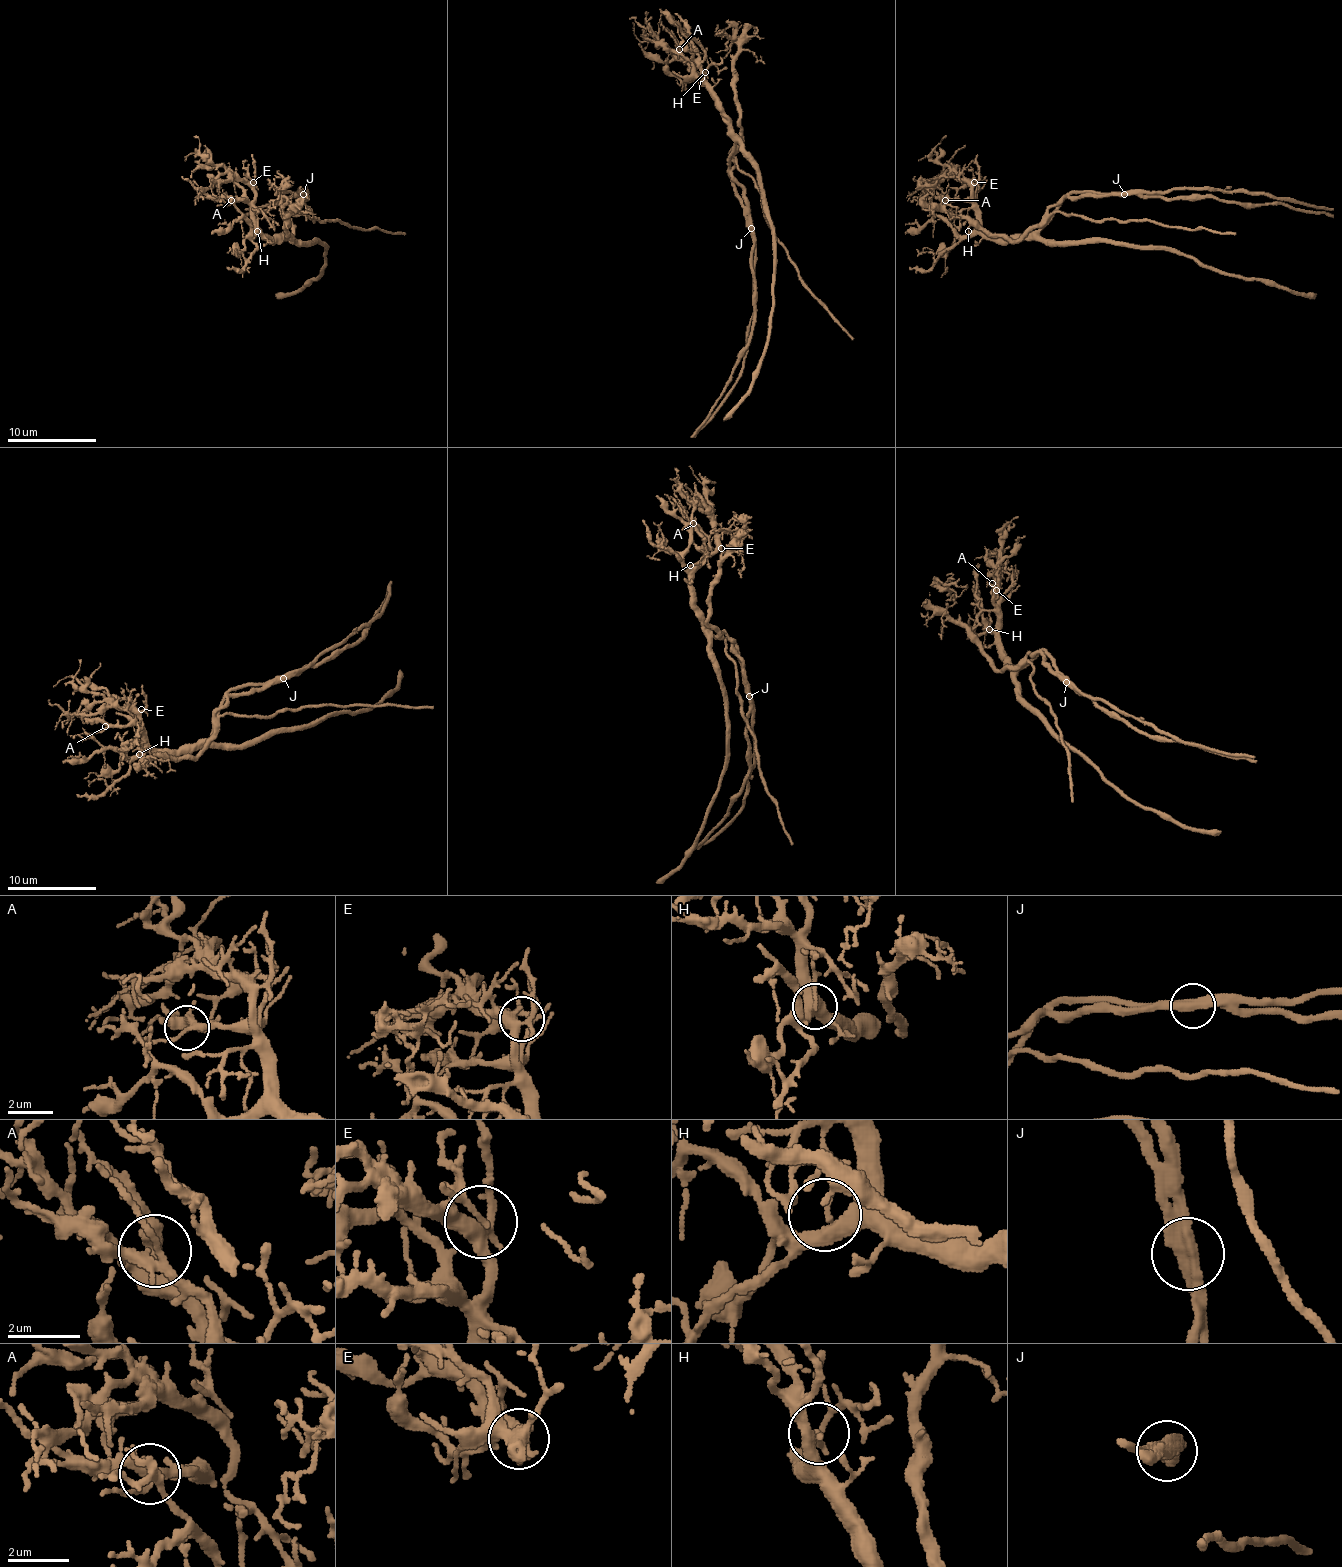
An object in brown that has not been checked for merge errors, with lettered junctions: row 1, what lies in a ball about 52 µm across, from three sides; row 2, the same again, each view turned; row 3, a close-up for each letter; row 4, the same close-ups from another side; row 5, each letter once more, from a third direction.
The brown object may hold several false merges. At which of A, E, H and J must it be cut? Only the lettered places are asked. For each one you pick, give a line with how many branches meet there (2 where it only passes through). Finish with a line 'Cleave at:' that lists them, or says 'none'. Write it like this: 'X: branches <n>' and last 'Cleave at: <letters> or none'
J: branches 2
Cleave at: J

